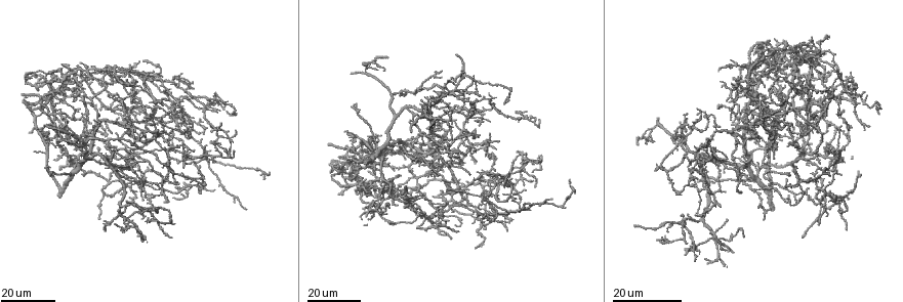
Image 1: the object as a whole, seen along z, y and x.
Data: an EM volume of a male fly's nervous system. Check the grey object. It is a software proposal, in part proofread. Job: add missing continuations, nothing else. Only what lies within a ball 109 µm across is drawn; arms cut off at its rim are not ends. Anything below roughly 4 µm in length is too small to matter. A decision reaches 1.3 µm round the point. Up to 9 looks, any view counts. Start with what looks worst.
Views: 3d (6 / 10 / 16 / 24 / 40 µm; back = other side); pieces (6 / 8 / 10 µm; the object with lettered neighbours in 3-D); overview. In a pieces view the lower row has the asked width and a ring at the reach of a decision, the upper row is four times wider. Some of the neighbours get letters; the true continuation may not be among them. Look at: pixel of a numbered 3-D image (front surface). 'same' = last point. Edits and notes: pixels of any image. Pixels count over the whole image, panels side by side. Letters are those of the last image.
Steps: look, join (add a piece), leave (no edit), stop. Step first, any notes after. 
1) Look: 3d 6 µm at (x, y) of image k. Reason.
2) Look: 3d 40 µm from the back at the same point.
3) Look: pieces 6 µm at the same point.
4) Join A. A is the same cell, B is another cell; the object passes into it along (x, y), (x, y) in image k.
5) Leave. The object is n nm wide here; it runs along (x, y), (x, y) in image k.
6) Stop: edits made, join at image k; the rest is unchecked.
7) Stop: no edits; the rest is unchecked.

Look: 3d 16 µm at (386, 204) of image 1. An open end.

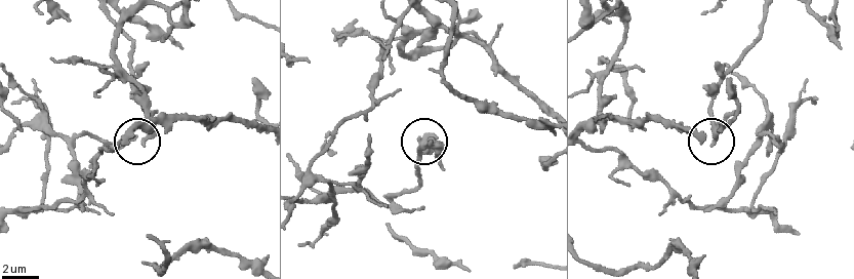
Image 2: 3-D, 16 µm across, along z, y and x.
Look: pieces 6 µm at (143, 142) of image 2. What lies round it.

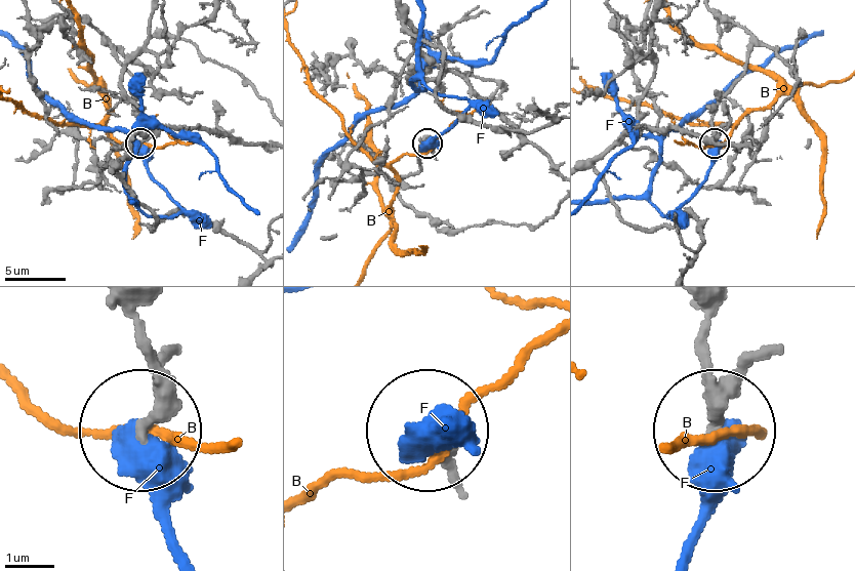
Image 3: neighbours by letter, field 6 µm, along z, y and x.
Leave. B and F are other cells; it runs along (128, 313), (153, 373), (145, 431) in image 3; none of them fits.

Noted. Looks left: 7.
Look: 3d 24 µm at (801, 54) of image 1. Thin end.

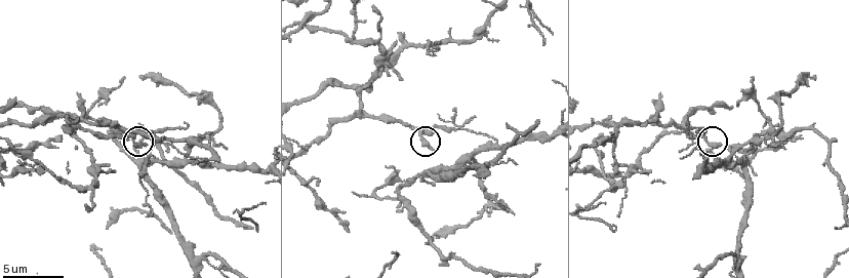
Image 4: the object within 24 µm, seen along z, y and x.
Look: pieces 6 µm at (430, 149) of image 4.

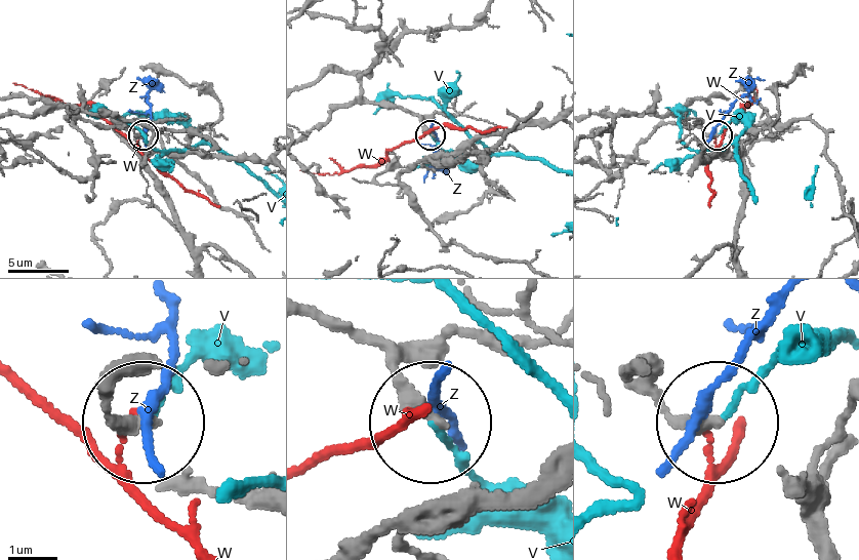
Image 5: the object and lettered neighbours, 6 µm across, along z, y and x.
Leave. V, W and Z are other cells; no lettered piece goes on from it.

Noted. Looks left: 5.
Look: 3d 10 µm at (349, 228) of image 4. Free end.

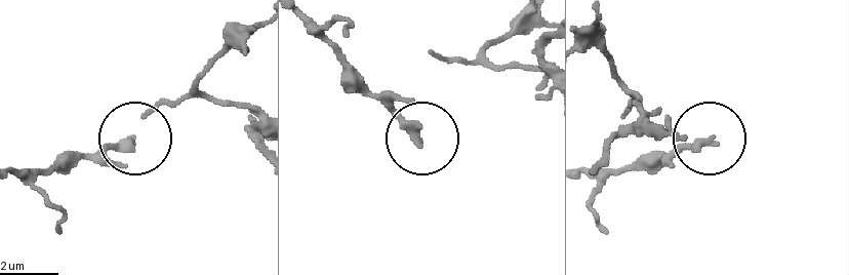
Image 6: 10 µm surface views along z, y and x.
Look: pieces 10 µm at (131, 140) of image 6.

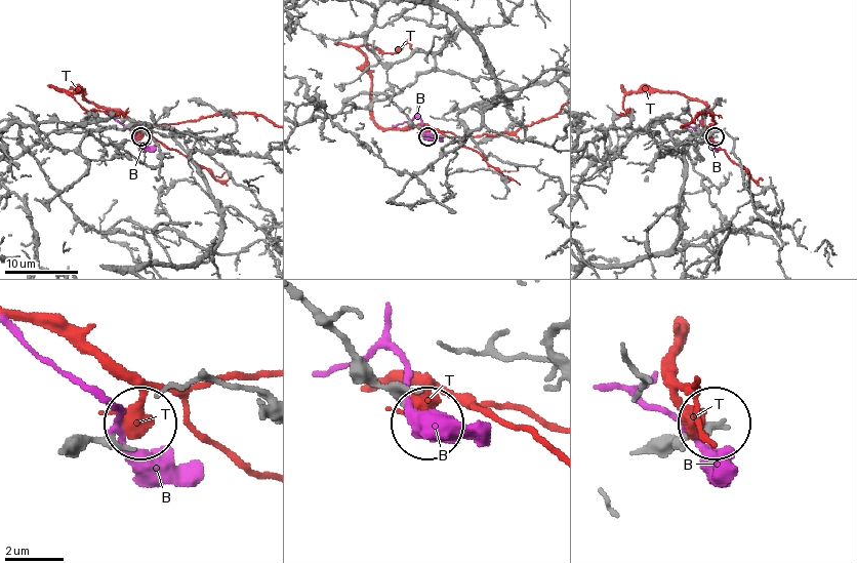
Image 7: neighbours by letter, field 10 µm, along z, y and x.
Leave. B and T are other cells; it runs along (653, 451), (709, 424) in image 7; no lettered piece goes on from it.

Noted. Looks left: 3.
Look: pieces 8 µm at (142, 75) of image 4.

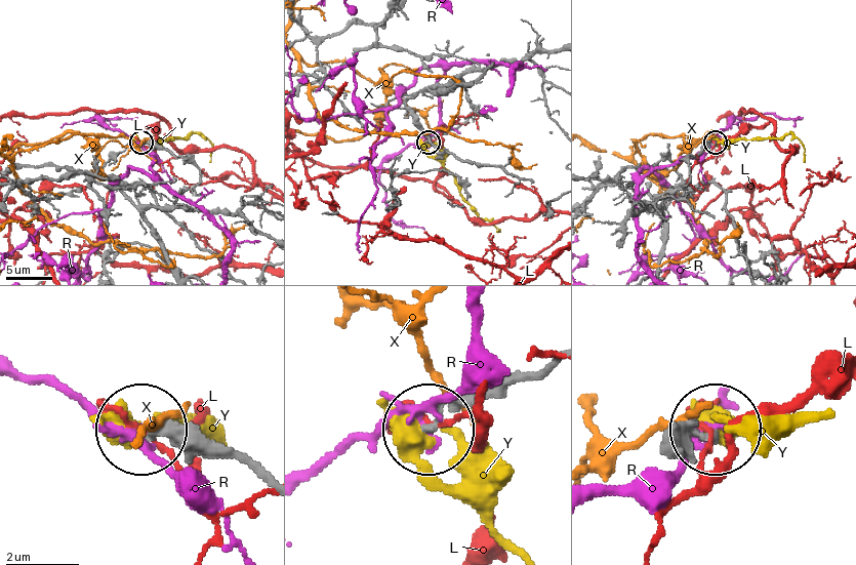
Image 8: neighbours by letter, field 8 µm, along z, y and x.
Leave. L, R, X and Y are other cells; none of them fits.

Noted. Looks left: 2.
Stop: no edits; the rest is unchecked.

